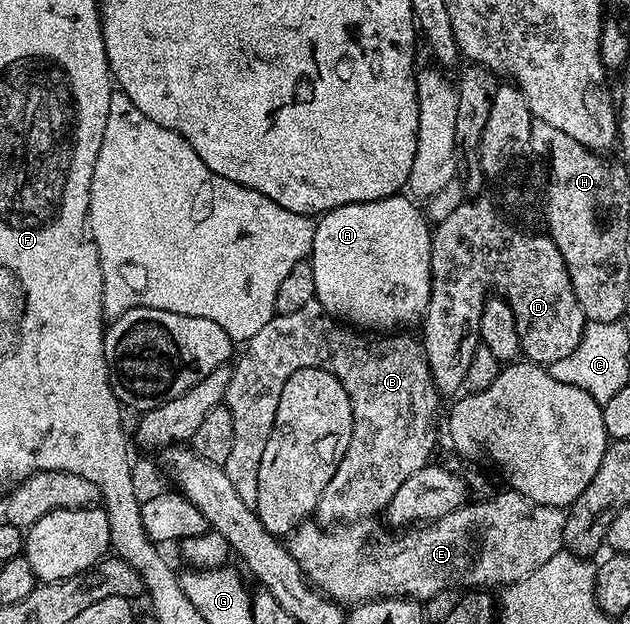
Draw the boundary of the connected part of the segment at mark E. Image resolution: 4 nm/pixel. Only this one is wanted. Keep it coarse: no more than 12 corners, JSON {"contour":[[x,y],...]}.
{"contour":[[504,491],[381,533],[306,519],[289,554],[342,607],[504,587],[566,510]]}

